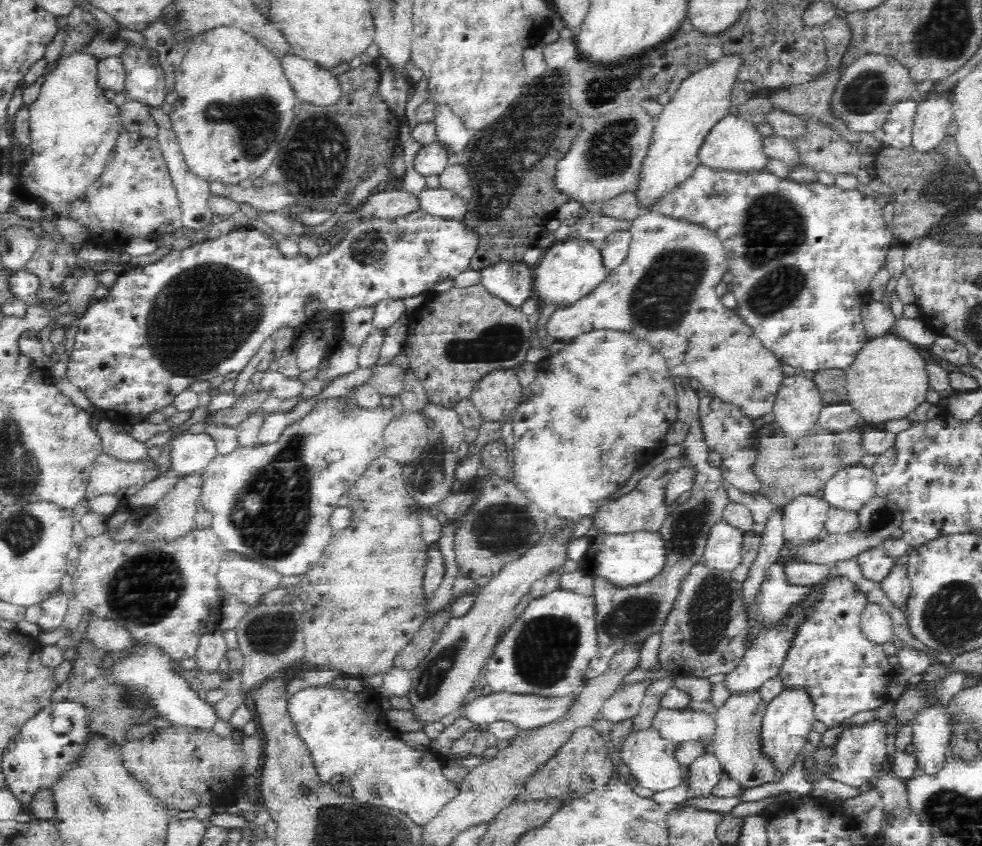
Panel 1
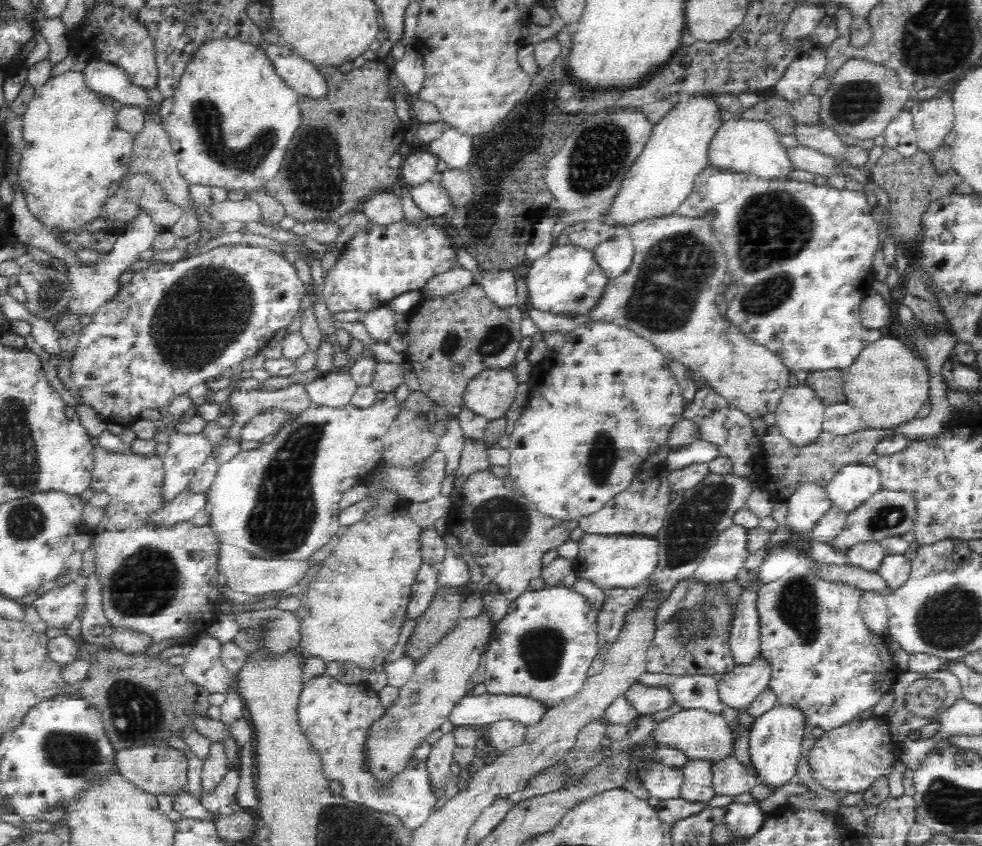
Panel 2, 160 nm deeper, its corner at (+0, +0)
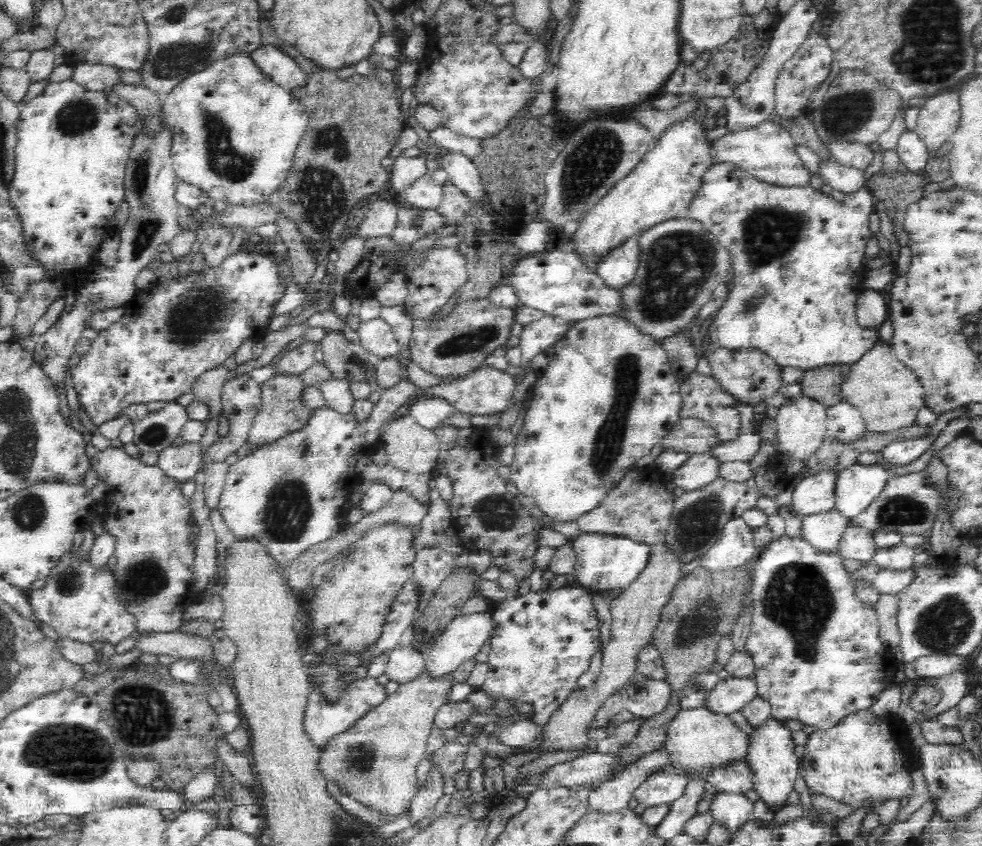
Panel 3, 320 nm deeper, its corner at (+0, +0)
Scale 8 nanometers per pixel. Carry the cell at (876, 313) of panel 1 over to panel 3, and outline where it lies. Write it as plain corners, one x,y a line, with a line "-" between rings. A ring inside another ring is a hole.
864,288
856,305
858,324
864,329
877,329
888,319
888,305
882,294

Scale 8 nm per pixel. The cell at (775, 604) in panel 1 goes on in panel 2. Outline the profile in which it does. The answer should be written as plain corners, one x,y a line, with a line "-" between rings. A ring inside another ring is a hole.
794,543
776,546
765,554
759,566
756,608
758,609
758,615
760,615
760,655
762,655
764,659
770,659
770,663
772,663
772,678
769,682
769,686
777,697
777,703
788,706
799,706
805,715
805,720
808,725
812,725
813,728
819,727
825,732
829,732
830,730
835,730
844,724
852,722
852,720
859,718
862,712
878,704
884,694
888,694
888,692
892,691
892,686
900,674
900,669
893,661
893,655
888,653
886,638
882,639
874,636
866,628
860,616
859,606
860,598
862,598
863,594
862,589
846,583
817,579
811,573
811,570
809,570
814,560
810,556
805,556
805,554
806,553
798,549
798,545
794,545

